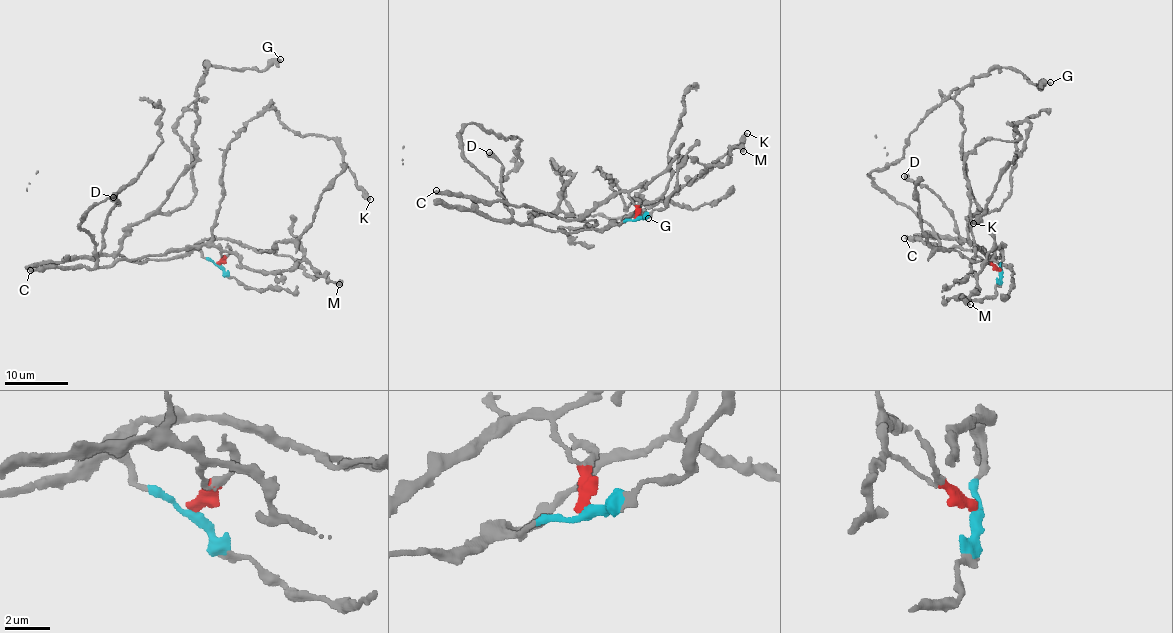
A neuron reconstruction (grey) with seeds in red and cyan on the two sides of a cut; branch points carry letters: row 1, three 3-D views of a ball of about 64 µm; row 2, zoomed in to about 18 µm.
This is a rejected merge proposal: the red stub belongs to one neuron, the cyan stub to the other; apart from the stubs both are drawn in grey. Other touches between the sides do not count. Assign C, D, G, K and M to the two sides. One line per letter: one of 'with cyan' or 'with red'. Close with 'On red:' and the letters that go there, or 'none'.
C: with red
D: with cyan
G: with cyan
K: with red
M: with red
On red: C, K, M

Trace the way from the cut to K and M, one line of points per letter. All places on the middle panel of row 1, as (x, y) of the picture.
K: (636, 218), (634, 201), (611, 188), (597, 166), (626, 208), (637, 197), (653, 205), (698, 179), (747, 133)
M: (636, 218), (630, 192), (658, 176), (676, 159), (694, 156), (699, 163), (721, 165), (734, 147), (744, 152)

